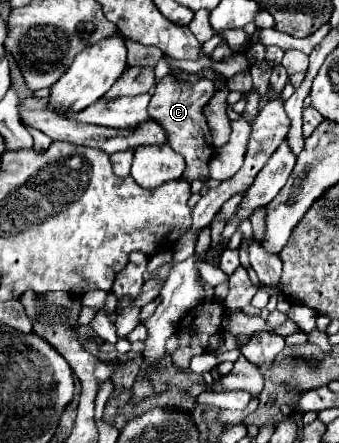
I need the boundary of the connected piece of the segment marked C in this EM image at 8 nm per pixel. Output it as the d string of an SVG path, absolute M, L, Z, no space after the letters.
M167 75L159 81L157 91L149 103L149 117L165 129L167 143L185 157L187 167L185 167L183 179L187 183L193 183L195 179L199 179L203 183L209 181L209 161L211 161L215 149L213 149L213 141L211 141L211 131L207 127L207 121L203 115L203 107L213 97L213 93L215 93L215 87L209 79L201 79L195 85L185 87L177 79L173 79L173 75Z

